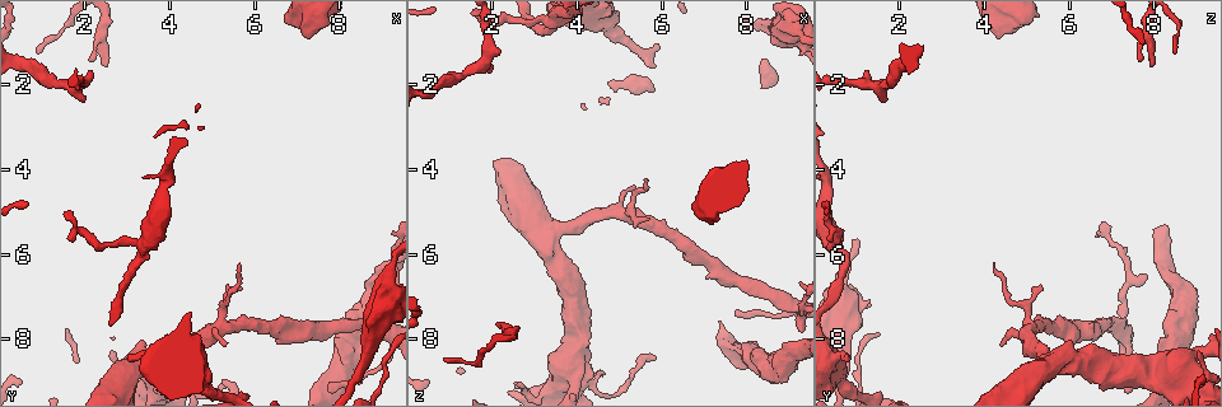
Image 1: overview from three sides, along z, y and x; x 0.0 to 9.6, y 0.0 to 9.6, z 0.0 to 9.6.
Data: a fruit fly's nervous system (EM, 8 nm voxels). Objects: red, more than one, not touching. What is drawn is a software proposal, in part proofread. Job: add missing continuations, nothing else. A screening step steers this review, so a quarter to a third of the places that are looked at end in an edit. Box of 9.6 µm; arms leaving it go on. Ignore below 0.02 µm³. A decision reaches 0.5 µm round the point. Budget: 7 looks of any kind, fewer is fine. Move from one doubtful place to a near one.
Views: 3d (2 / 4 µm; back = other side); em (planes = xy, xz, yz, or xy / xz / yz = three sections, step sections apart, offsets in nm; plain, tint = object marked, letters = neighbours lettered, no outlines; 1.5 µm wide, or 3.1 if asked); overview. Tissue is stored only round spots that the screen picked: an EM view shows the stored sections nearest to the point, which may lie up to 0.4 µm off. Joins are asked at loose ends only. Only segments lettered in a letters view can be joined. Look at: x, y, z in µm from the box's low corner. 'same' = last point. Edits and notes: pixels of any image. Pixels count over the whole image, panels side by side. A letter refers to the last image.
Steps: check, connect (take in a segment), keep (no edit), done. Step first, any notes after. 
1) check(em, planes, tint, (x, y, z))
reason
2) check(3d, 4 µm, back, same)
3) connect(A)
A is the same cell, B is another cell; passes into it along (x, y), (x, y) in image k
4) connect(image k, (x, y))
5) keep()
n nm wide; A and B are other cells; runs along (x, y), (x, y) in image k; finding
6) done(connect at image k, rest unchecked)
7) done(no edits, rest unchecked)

check(3d, 2 µm, (0.95, 1.25, 8.50))
an open end

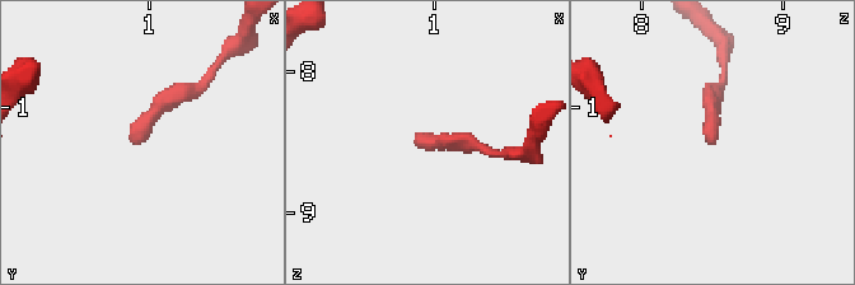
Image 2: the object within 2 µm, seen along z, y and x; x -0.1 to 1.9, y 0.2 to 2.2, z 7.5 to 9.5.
check(em, planes, letters, (0.88, 1.24, 8.48))

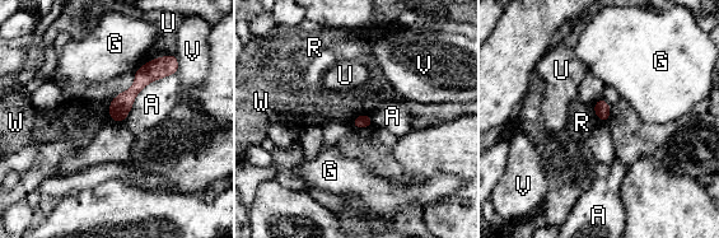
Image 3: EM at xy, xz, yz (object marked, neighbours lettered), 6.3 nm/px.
keep()
A touches over 440 nm; A, G, R, U, V and W are other cells; runs along (160, 61), (124, 101), (116, 118) in image 3; no lettered segment goes on from it

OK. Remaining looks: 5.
check(3d, 2 µm, (1.90, 2.30, 1.65))
branch stops here

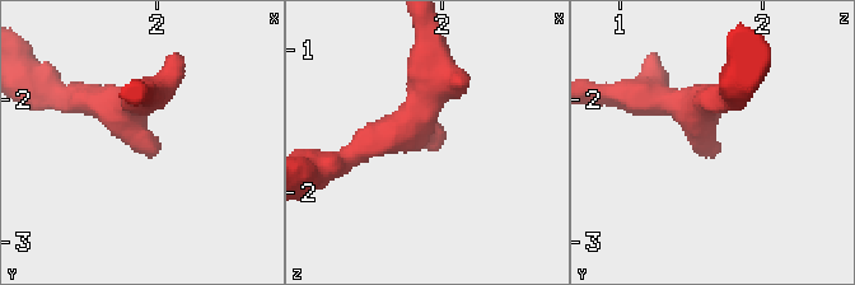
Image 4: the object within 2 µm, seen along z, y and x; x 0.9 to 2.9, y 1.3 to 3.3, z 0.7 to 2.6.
check(em, planes, letters, (1.94, 2.36, 1.72))
arms of 200, 240 nm; now the EM

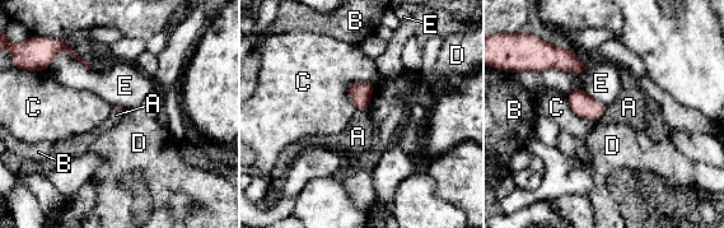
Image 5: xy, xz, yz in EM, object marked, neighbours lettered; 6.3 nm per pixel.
keep()
A, B, C, D and E are other cells; border along (606, 106), (598, 120) in image 5; no lettered segment goes on from it

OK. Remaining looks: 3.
check(3d, 4 µm, (2.60, 8.30, 9.00))
branch stops here

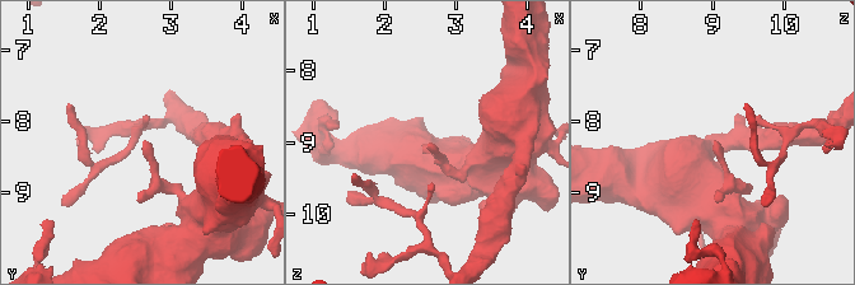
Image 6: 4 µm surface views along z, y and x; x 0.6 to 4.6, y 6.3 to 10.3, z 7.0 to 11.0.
check(em, xy, step 8, tint, (2.65, 8.30, 9.05))

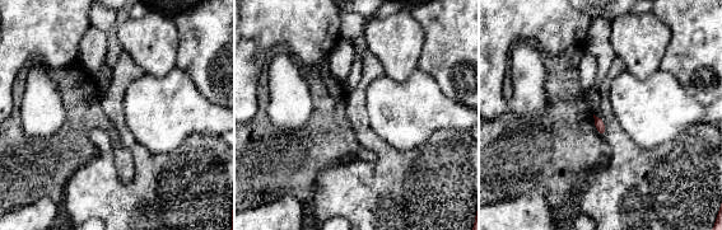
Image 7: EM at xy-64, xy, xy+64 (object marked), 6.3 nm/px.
check(em, yz, step 8, letters, same)
another direction

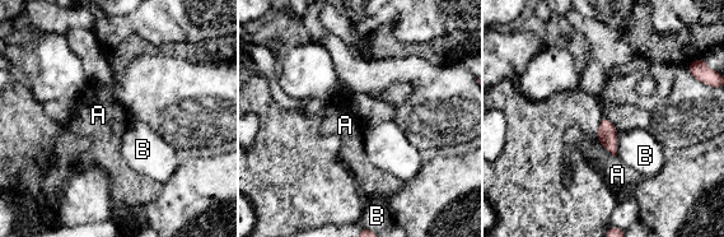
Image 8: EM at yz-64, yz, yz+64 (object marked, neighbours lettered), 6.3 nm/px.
keep()
A and B are other cells; border along (598, 140), (616, 157) in image 8; no lettered segment goes on from it

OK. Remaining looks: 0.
done(no edits, rest unchecked)

